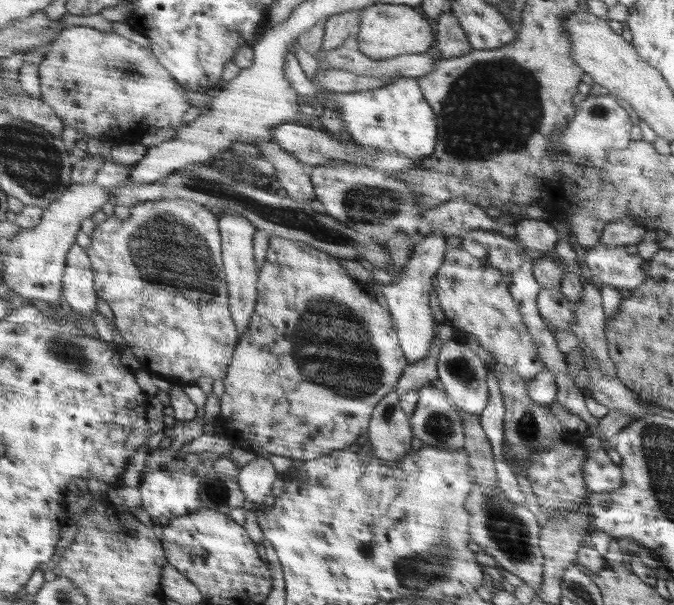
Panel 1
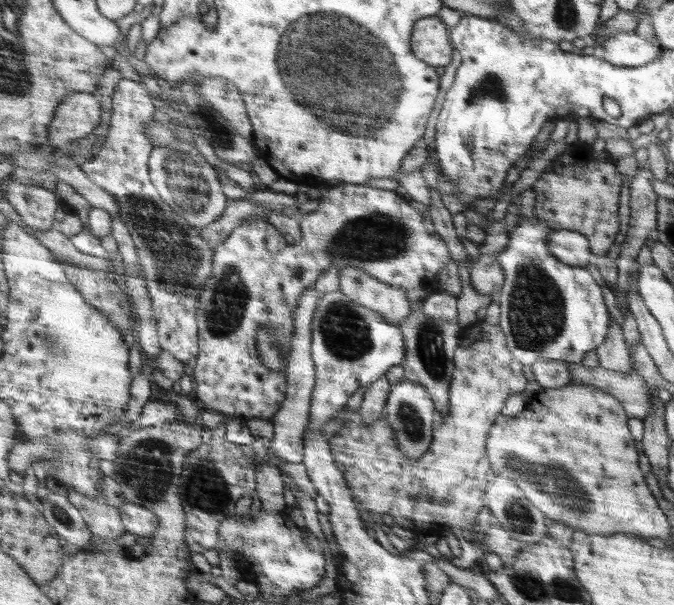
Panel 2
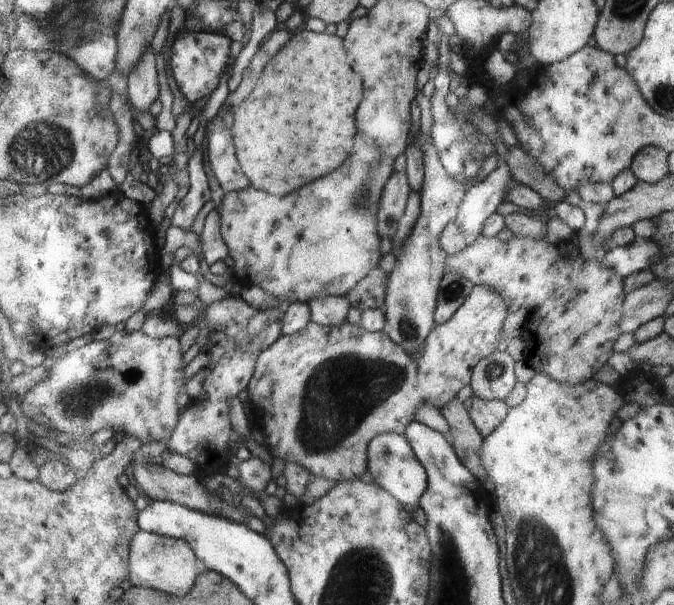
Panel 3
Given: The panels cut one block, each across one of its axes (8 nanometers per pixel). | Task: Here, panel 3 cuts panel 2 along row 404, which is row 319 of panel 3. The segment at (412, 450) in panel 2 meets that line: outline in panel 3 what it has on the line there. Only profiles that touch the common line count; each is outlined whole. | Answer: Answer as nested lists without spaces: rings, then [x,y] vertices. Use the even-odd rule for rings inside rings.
[[[420,132],[418,140],[423,148],[425,166],[425,177],[419,190],[421,211],[406,240],[396,250],[392,250],[397,262],[389,272],[383,302],[386,324],[383,331],[412,354],[417,354],[436,326],[435,308],[447,262],[447,254],[441,247],[440,238],[447,224],[456,220],[466,196],[464,185],[447,173],[431,138],[426,139]]]

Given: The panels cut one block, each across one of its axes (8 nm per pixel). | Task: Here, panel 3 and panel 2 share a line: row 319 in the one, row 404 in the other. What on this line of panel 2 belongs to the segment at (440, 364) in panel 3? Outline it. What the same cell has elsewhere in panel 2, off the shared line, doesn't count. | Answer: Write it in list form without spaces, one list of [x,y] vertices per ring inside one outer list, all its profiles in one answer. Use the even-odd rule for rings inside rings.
[[[484,320],[482,324],[474,326],[474,328],[466,328],[464,332],[484,332],[484,340],[480,334],[479,340],[460,341],[460,352],[456,352],[456,364],[460,364],[460,370],[455,371],[455,376],[451,383],[451,399],[450,414],[446,418],[437,415],[434,431],[432,436],[432,444],[436,444],[436,448],[432,448],[432,452],[428,452],[428,456],[422,456],[424,460],[406,460],[404,452],[400,452],[396,446],[396,434],[388,422],[384,418],[378,418],[372,424],[366,424],[360,418],[359,412],[349,411],[348,406],[342,408],[334,418],[345,419],[343,428],[328,440],[332,455],[335,456],[340,464],[344,464],[345,473],[344,480],[347,481],[348,488],[351,489],[352,496],[355,500],[370,512],[374,517],[379,518],[383,514],[388,513],[394,518],[395,525],[412,531],[414,528],[414,518],[418,522],[418,528],[426,528],[428,522],[436,522],[437,524],[458,525],[467,533],[472,522],[476,522],[476,514],[484,508],[482,504],[482,494],[484,494],[484,486],[486,486],[486,474],[490,470],[488,458],[486,458],[486,436],[491,432],[492,426],[496,422],[498,412],[504,408],[504,402],[508,400],[508,396],[518,394],[526,388],[526,378],[522,374],[522,363],[512,356],[511,349],[507,347],[507,336],[504,336],[503,329],[500,325],[488,324]]]

